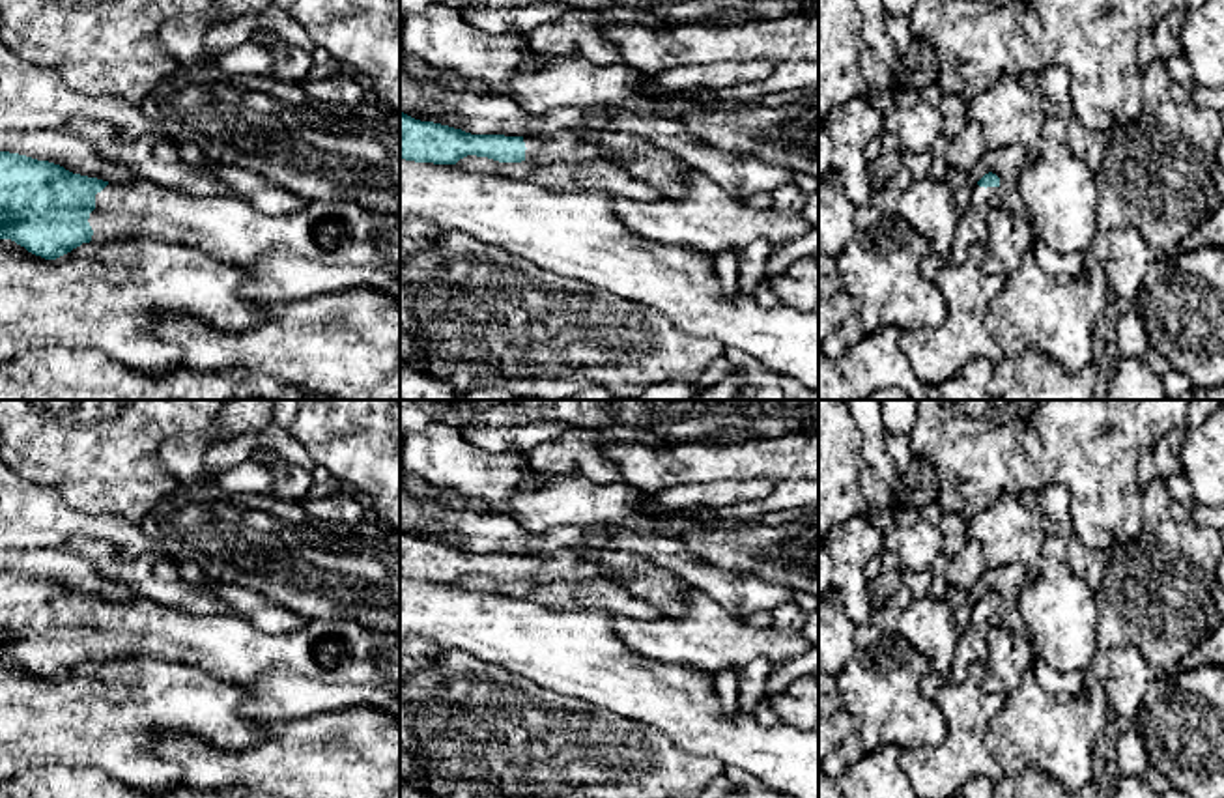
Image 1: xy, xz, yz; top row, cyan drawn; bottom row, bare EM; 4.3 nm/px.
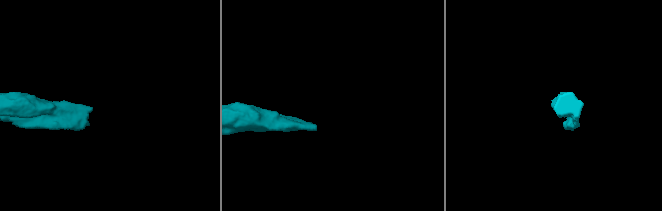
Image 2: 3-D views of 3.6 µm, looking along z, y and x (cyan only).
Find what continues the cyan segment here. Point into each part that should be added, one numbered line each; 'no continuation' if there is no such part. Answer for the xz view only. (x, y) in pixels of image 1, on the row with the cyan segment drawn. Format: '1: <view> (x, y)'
1: xz (569, 144)

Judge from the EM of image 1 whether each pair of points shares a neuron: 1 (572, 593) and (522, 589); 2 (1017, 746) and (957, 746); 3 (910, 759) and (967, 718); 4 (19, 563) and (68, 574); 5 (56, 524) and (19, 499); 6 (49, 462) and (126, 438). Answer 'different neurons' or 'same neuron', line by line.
1: same neuron
2: different neurons
3: same neuron
4: same neuron
5: same neuron
6: same neuron

